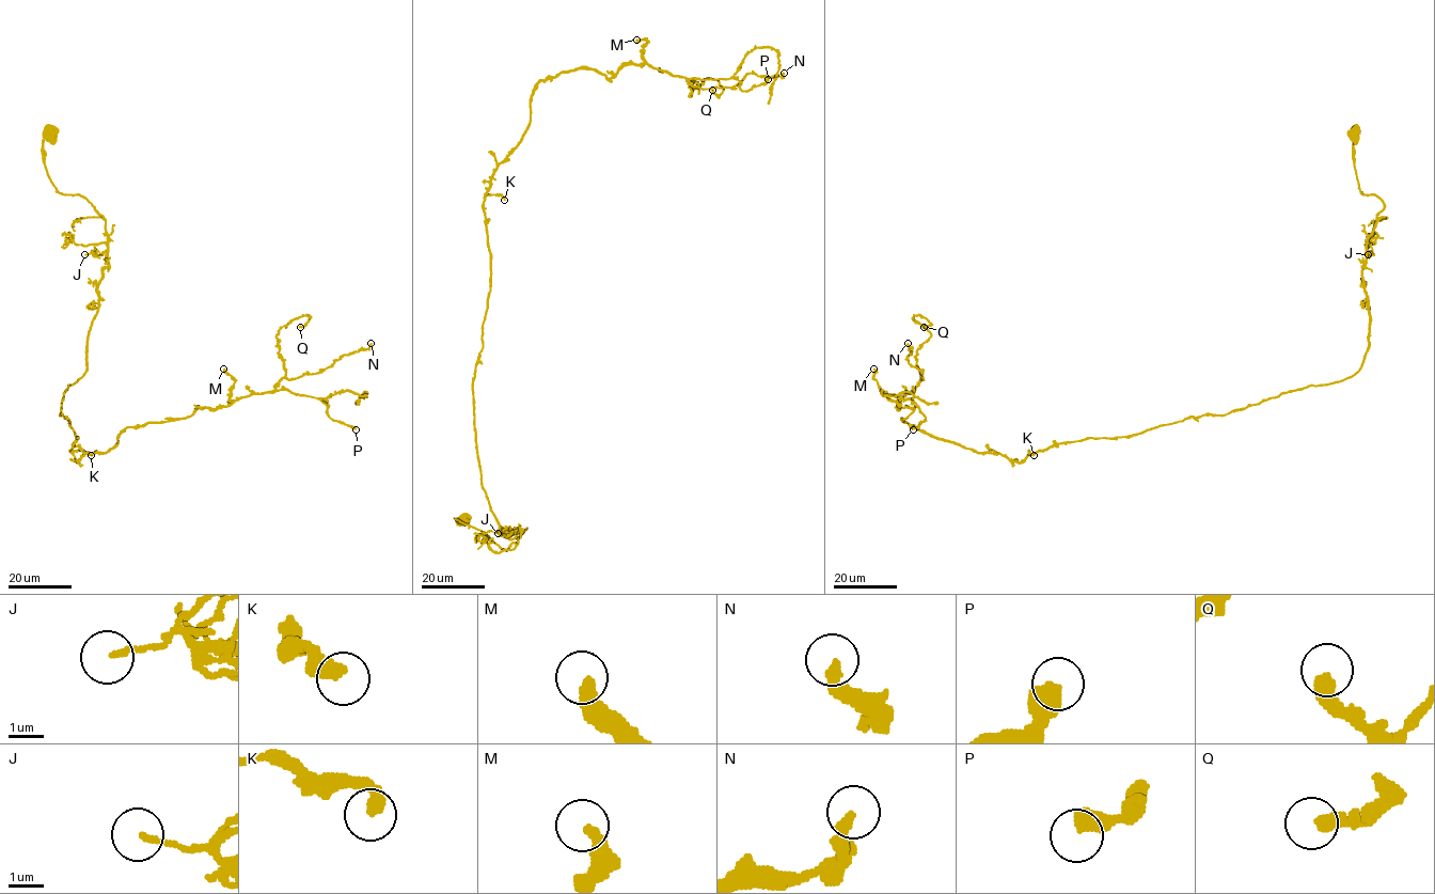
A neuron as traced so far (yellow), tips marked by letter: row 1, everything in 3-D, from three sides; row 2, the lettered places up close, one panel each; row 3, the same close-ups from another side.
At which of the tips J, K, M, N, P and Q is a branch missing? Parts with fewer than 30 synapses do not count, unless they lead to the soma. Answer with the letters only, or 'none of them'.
none of them

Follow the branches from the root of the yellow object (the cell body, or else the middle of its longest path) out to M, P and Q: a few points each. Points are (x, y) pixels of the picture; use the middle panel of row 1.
M: (461, 521), (518, 542), (474, 427), (490, 176), (539, 81), (610, 79), (643, 62), (636, 40)
P: (461, 521), (518, 542), (483, 486), (472, 378), (484, 197), (536, 84), (631, 63), (742, 91), (768, 79)
Q: (461, 521), (518, 542), (483, 486), (472, 378), (484, 197), (534, 88), (647, 63), (712, 90)

